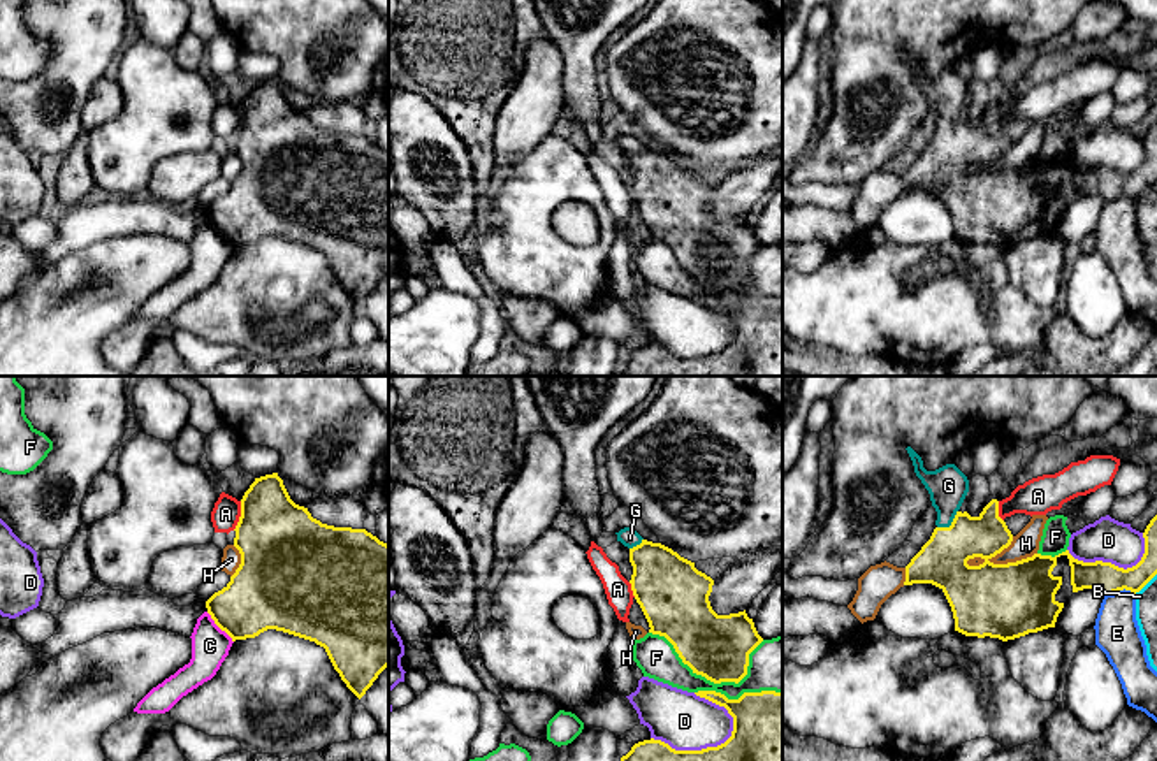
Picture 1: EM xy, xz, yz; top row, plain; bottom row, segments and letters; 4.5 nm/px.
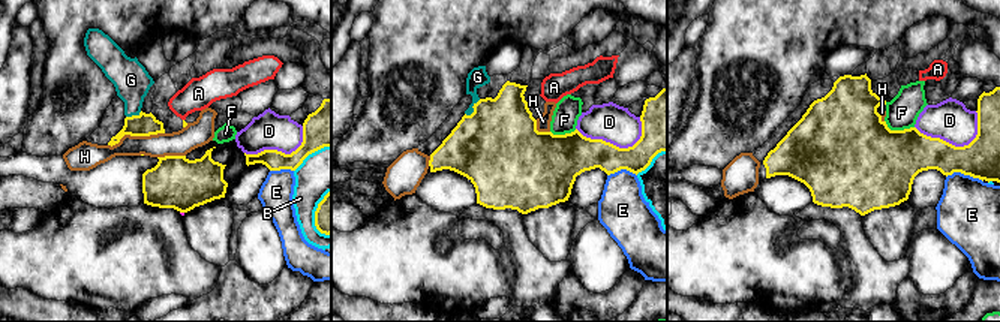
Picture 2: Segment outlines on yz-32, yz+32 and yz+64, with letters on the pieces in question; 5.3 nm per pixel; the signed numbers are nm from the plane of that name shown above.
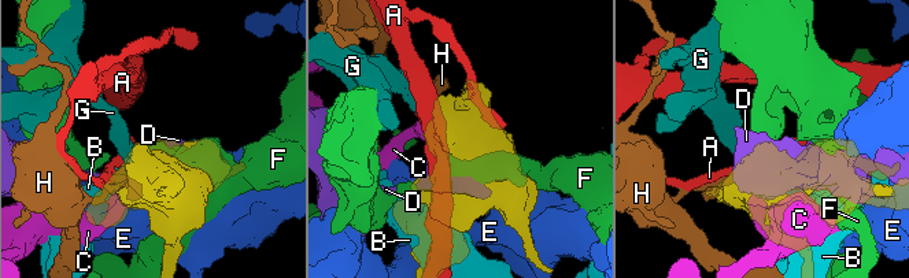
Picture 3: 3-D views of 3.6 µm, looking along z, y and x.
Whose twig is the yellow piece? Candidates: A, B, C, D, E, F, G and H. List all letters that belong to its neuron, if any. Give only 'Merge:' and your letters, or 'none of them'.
Merge: G

